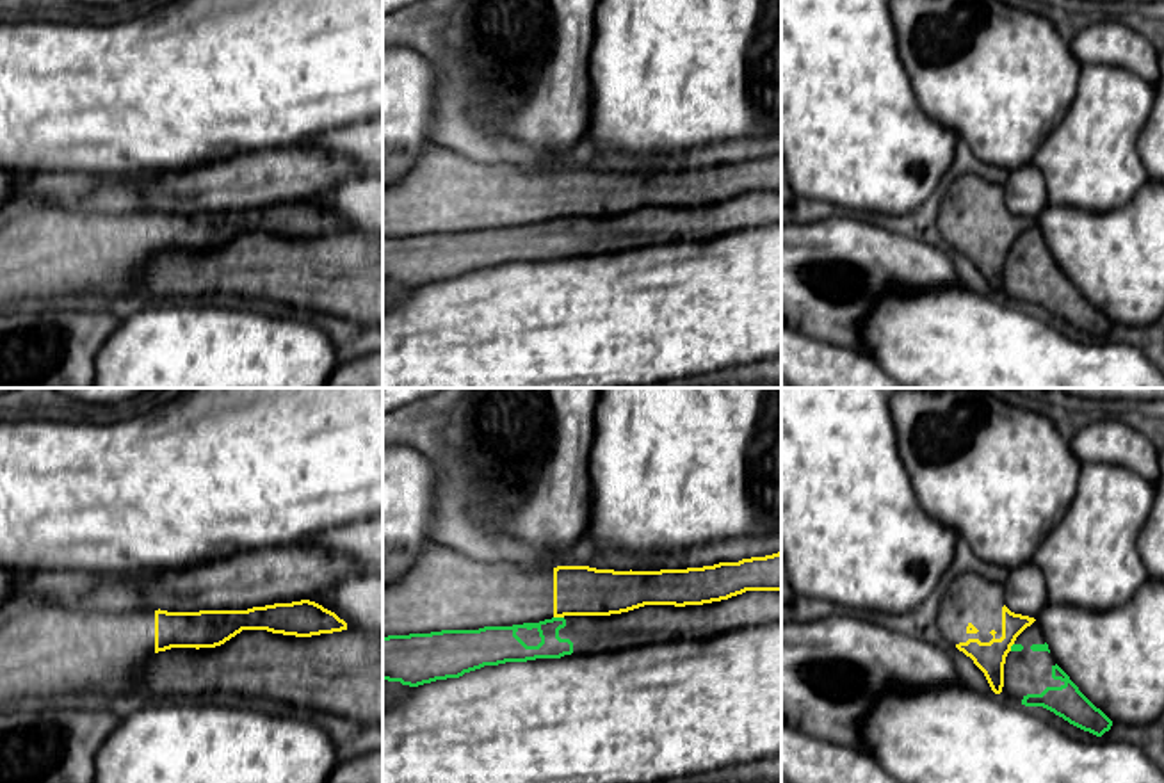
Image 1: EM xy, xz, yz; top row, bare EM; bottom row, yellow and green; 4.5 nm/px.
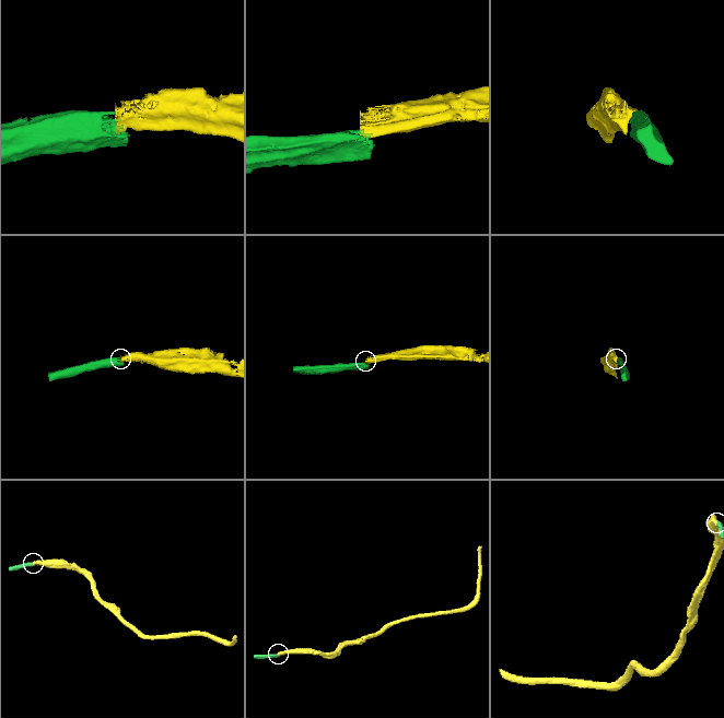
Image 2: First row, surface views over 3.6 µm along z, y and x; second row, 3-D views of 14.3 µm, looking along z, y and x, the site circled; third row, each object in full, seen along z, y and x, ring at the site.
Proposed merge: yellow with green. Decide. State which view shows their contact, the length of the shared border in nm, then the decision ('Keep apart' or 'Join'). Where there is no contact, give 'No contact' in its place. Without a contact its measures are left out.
Touches yellow in xz. Shared border 50 nm. Keep apart

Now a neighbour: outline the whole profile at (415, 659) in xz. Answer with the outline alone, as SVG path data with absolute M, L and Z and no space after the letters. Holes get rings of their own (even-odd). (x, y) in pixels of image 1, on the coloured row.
M746 591L703 605L644 605L610 616L388 635L383 637L383 680L418 687L484 666L708 641L769 623L781 623L781 591Z

